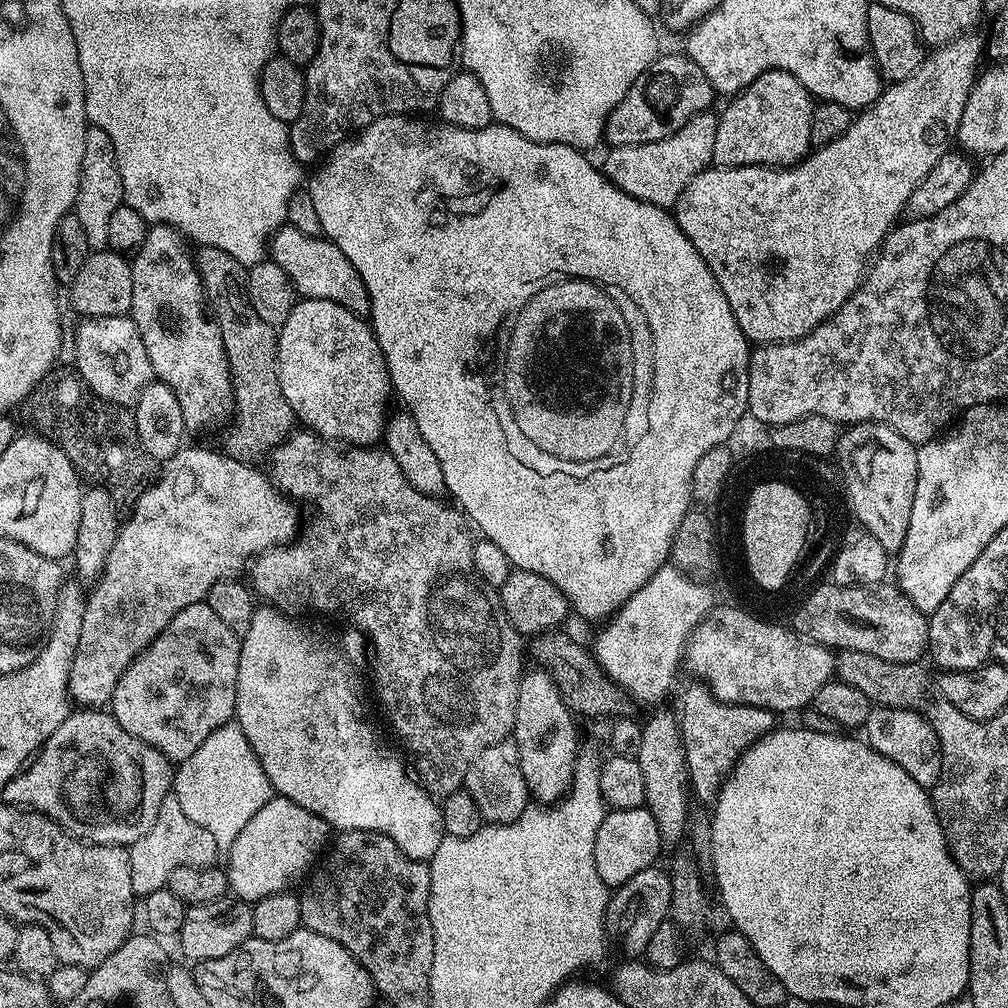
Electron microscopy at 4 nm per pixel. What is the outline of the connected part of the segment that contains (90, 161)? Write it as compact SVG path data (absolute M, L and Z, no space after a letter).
M88 127L86 130L86 147L82 153L82 174L74 211L78 222L82 222L82 230L86 230L86 242L89 249L104 250L108 248L110 238L110 218L114 210L124 203L122 178L118 174L118 162L114 158L114 142L106 135L106 130Z

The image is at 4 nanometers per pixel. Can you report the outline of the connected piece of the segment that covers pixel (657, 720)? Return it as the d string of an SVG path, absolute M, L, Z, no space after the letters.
M656 712L653 714L649 720L645 719L643 721L644 729L642 730L642 750L638 750L638 754L636 755L636 761L638 762L638 766L642 766L642 779L646 782L646 798L644 799L644 807L648 809L650 814L654 814L654 822L658 822L658 834L660 835L661 841L665 845L674 844L673 846L679 845L679 840L682 840L685 837L686 829L688 827L688 814L690 811L690 803L688 804L688 792L690 796L690 788L688 782L688 767L686 766L686 762L684 761L684 743L682 742L682 738L680 737L680 726L675 715L672 716L668 712Z

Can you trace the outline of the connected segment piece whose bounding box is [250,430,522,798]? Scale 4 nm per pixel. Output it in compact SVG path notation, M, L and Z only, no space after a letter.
M300 430L295 434L288 437L283 444L280 444L276 448L276 451L272 453L270 460L271 463L276 463L276 476L274 475L274 480L277 485L289 497L297 498L296 496L312 496L312 504L316 507L316 517L313 518L312 522L309 524L308 529L301 531L297 539L293 540L292 543L283 545L279 548L273 548L257 557L255 557L254 563L251 565L252 568L252 580L250 579L251 587L254 589L255 595L257 597L263 598L265 596L265 601L268 602L280 602L280 600L285 596L292 604L301 604L304 608L316 607L320 612L345 612L348 616L353 616L356 619L356 624L364 632L372 632L372 648L376 651L376 692L380 695L380 700L384 703L384 708L388 711L388 720L390 723L396 727L396 732L401 736L402 739L408 743L408 748L410 751L416 755L416 769L414 768L415 775L418 777L421 784L432 793L433 797L443 798L449 796L451 792L461 791L462 785L464 783L464 774L468 770L468 765L472 763L472 759L477 756L482 750L486 750L490 746L494 746L498 742L509 739L513 735L516 726L516 707L518 706L518 690L520 689L520 677L522 675L522 669L520 669L520 640L521 637L517 635L516 627L510 622L510 618L506 618L504 613L504 607L500 605L500 597L497 595L493 589L489 588L479 576L476 575L476 567L472 565L472 545L474 543L473 537L468 537L469 525L466 523L465 517L461 515L455 507L447 508L446 505L440 504L441 502L437 497L427 496L422 494L418 490L414 490L414 486L410 486L410 482L406 482L406 478L402 474L402 466L398 466L398 462L394 462L394 458L390 455L387 450L380 446L352 446L347 450L340 450L344 452L336 452L337 445L335 443L329 442L322 436L316 435L315 432L311 430Z

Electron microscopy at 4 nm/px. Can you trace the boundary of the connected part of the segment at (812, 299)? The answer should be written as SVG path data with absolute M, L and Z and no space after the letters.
M976 34L956 36L950 43L939 45L935 50L929 51L925 55L924 61L918 66L918 70L914 74L910 74L910 78L902 78L889 83L881 91L877 100L853 119L846 134L842 134L824 148L815 149L811 154L805 156L799 164L793 164L779 170L765 168L759 164L751 164L741 168L709 166L688 183L686 190L682 190L682 194L674 205L674 215L678 226L682 230L682 234L686 234L686 238L690 238L694 250L698 250L698 254L702 254L702 258L706 262L706 266L710 266L714 278L718 278L718 286L722 286L722 294L726 294L726 302L730 302L730 310L734 310L734 318L738 318L738 326L742 326L742 334L748 341L759 346L800 340L806 334L813 332L820 324L827 322L856 293L856 289L860 287L860 281L865 275L870 257L883 244L901 217L903 208L908 204L910 194L914 194L918 182L922 182L922 178L926 178L926 174L930 174L930 170L934 170L934 166L938 166L938 162L949 147L948 139L951 141L955 137L958 126L962 122L962 110L966 110L966 98L970 98L970 90L976 85L978 73L982 68L980 59L985 59L985 56L985 45L983 43L980 45Z

